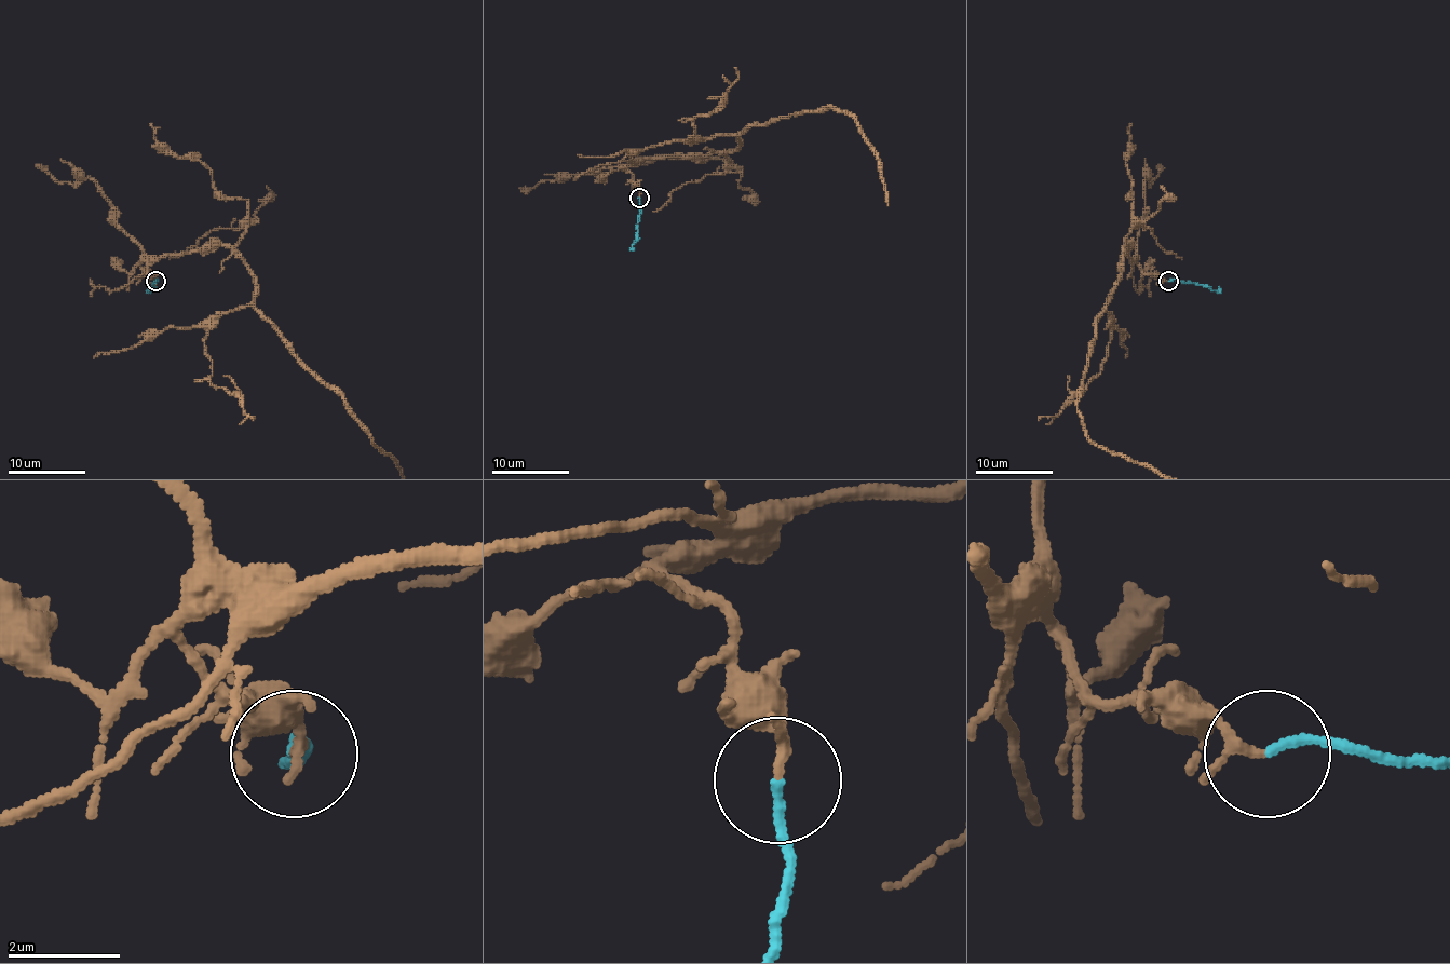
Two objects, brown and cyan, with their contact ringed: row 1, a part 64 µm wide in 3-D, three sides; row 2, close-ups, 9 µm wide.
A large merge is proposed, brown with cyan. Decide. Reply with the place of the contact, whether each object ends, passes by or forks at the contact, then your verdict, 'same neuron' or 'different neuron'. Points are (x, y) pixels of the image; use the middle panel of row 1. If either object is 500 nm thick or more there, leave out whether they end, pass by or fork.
place (639, 198); brown passes by; cyan ends; same neuron

